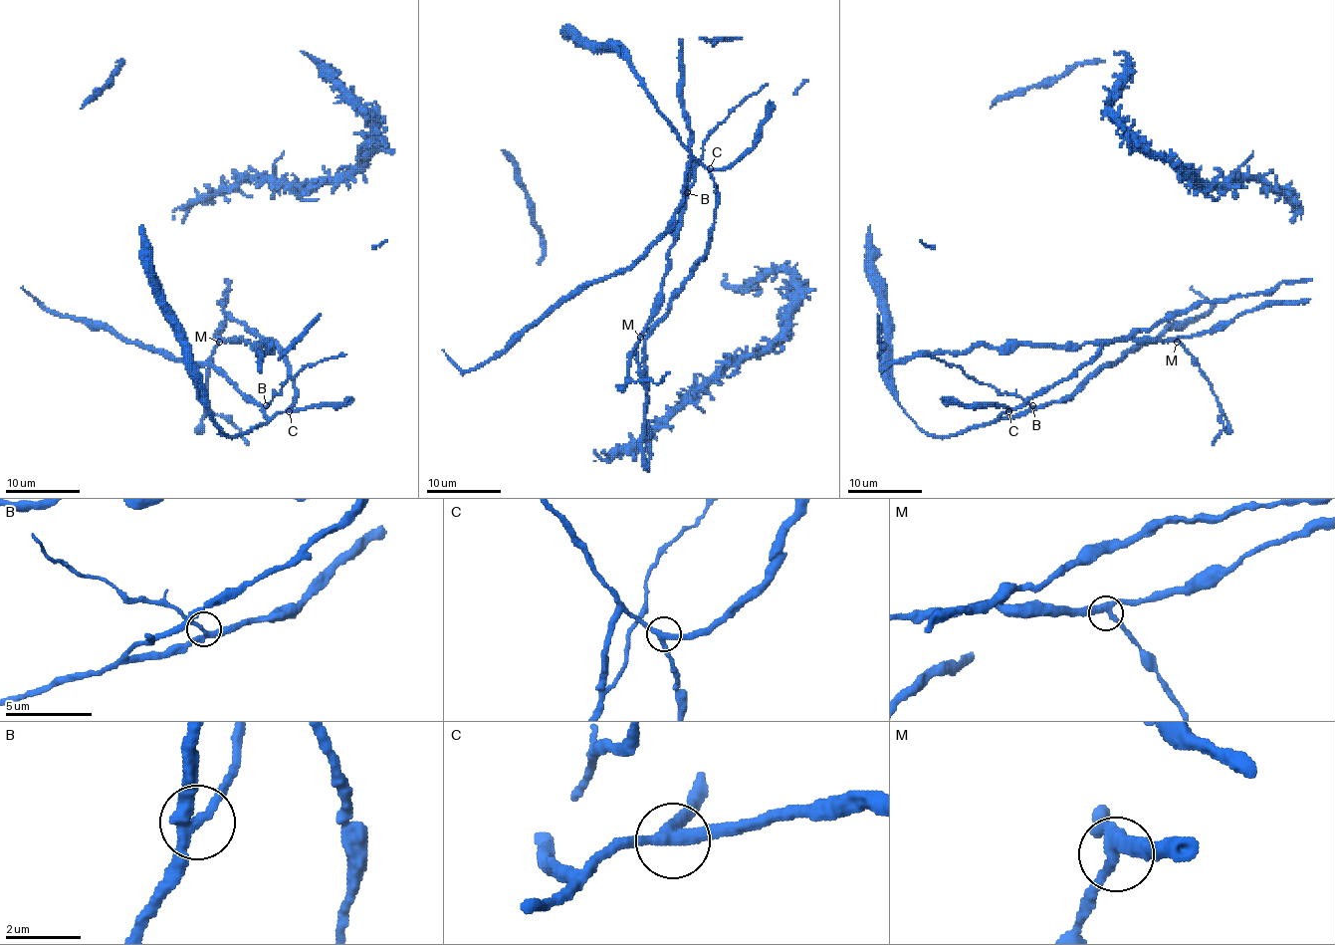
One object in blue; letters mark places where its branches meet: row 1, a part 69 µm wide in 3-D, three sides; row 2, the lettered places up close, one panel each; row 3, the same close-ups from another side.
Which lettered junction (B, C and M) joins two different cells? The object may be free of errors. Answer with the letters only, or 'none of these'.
B

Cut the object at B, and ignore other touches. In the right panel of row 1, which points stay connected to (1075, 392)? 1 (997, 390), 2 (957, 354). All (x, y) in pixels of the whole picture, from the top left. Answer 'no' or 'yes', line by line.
1: no
2: yes

